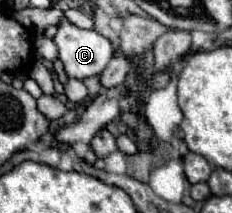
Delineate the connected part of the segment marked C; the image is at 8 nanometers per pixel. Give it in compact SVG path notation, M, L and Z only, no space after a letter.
M69 19L59 23L53 41L59 49L59 59L63 61L67 77L95 77L113 57L113 47L107 37L97 31L79 29Z

